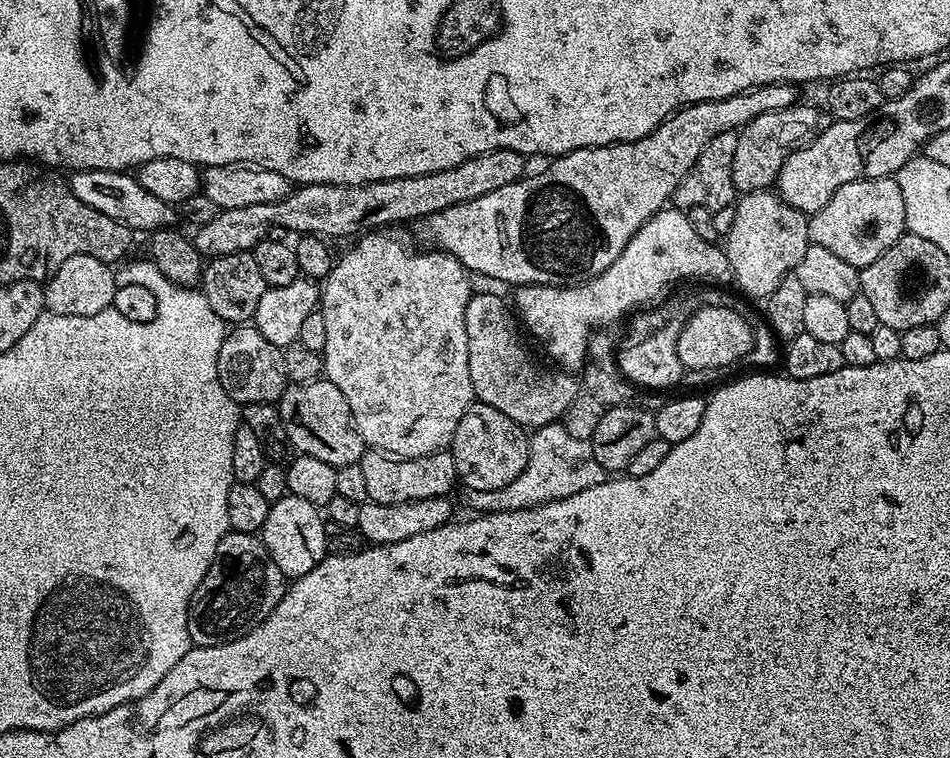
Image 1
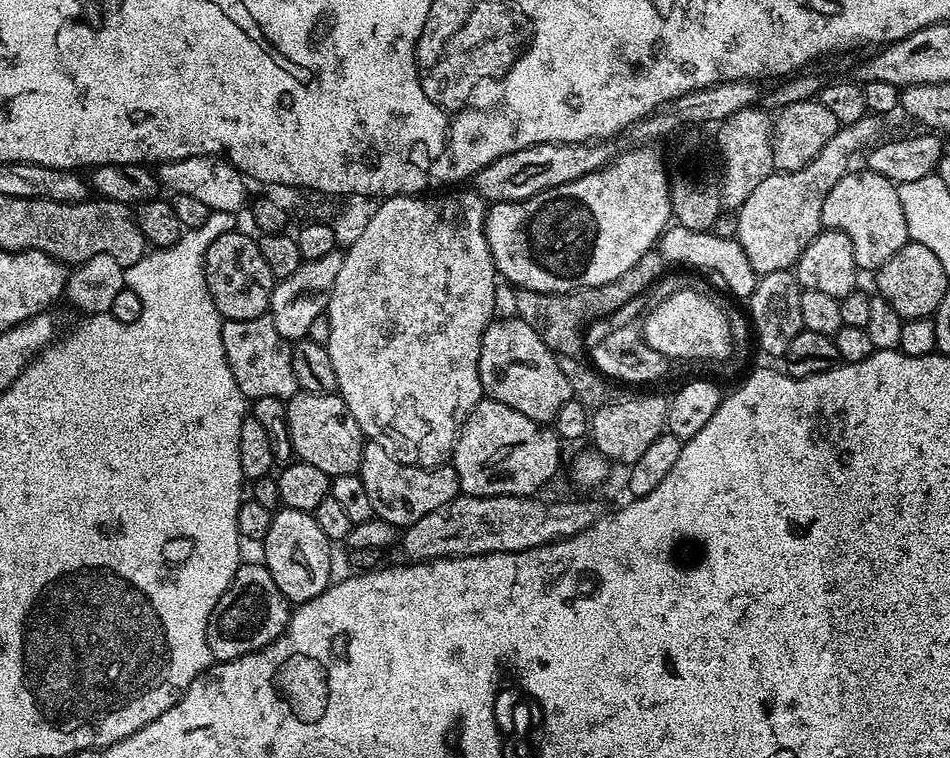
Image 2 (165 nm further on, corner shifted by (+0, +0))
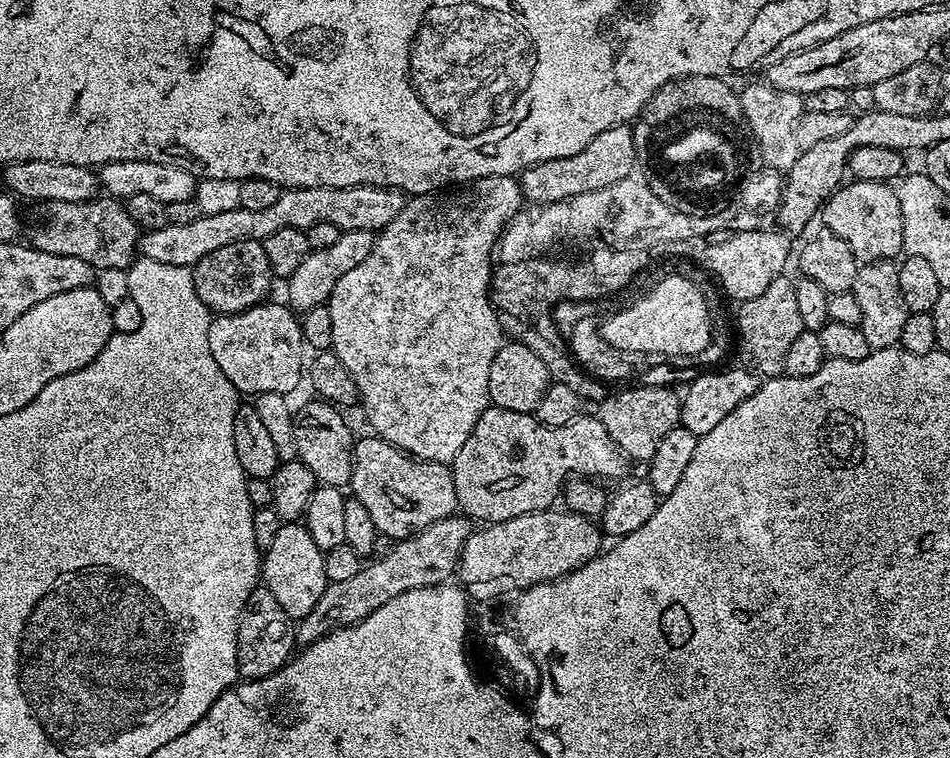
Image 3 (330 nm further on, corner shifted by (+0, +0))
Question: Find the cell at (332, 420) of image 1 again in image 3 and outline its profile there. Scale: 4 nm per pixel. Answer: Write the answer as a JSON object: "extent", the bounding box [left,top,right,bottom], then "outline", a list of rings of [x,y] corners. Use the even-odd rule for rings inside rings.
{"extent":[294,398,354,490],"outline":[[[312,398],[309,404],[295,409],[294,442],[296,455],[306,466],[310,466],[317,485],[325,484],[341,490],[352,483],[352,450],[354,435],[352,428],[344,421],[345,413],[327,400]]]}

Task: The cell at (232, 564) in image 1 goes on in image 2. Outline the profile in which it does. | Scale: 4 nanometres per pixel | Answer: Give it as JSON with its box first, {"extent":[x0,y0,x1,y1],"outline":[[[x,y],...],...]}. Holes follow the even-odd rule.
{"extent":[206,562,289,661],"outline":[[[260,562],[241,563],[230,586],[226,586],[222,598],[218,598],[206,626],[206,642],[212,651],[213,661],[233,660],[273,644],[286,630],[289,615],[288,600],[282,590],[274,586],[270,570]]]}

